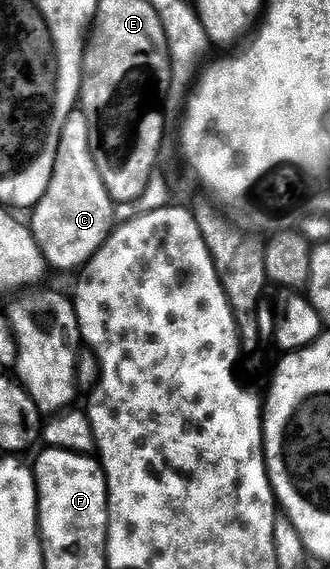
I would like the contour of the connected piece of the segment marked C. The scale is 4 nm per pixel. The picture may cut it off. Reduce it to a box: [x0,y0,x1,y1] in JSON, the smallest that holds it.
[30,109,117,272]

